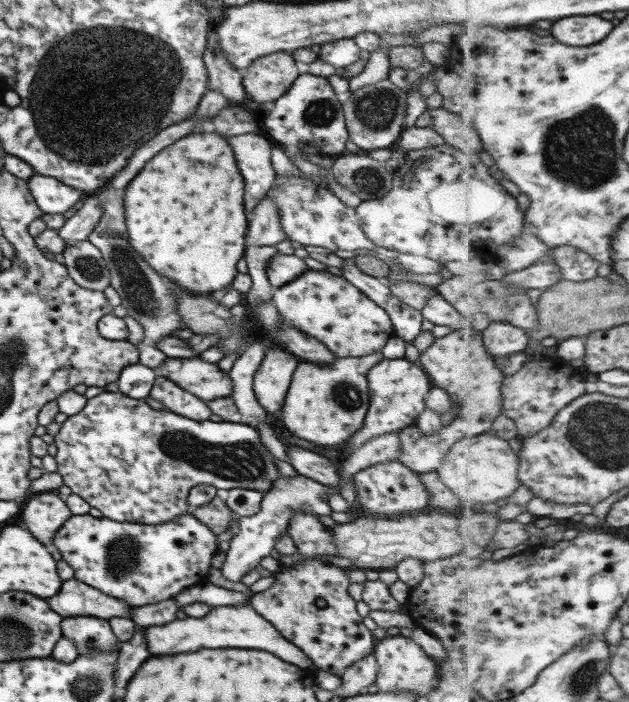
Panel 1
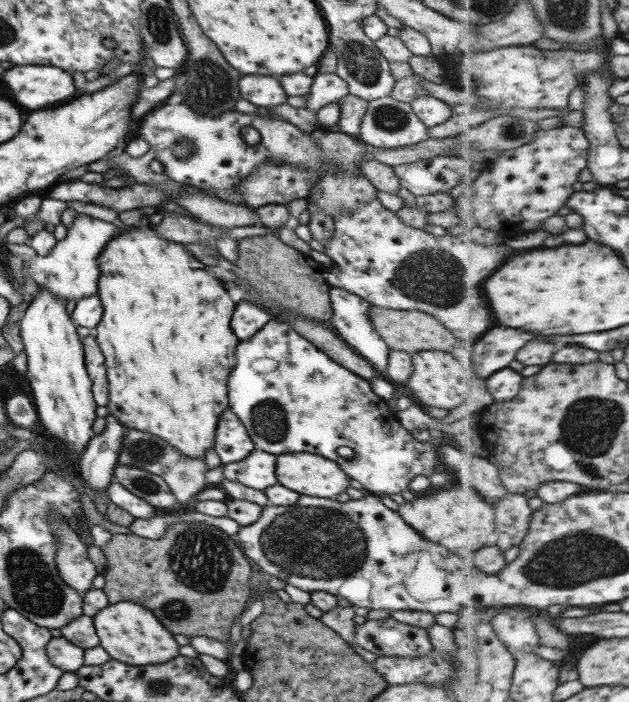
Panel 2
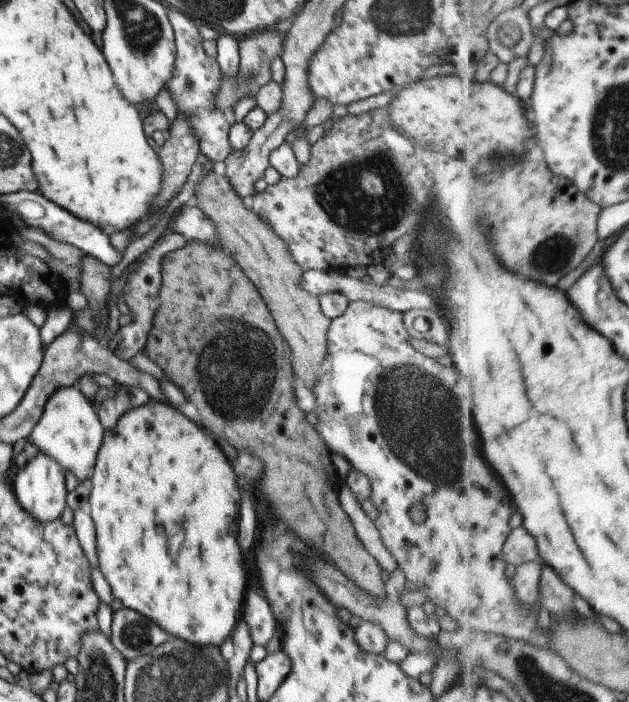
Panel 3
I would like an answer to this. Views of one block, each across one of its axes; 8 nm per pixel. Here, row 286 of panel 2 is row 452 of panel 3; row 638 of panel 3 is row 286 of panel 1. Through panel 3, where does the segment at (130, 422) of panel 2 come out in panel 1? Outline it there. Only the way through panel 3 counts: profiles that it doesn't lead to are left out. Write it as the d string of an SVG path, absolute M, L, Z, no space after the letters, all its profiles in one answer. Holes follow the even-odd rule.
M190 134L170 148L156 154L126 188L126 224L128 238L136 252L160 272L188 292L210 294L233 282L236 264L244 258L244 232L248 220L244 214L244 178L236 166L234 150L220 134Z

